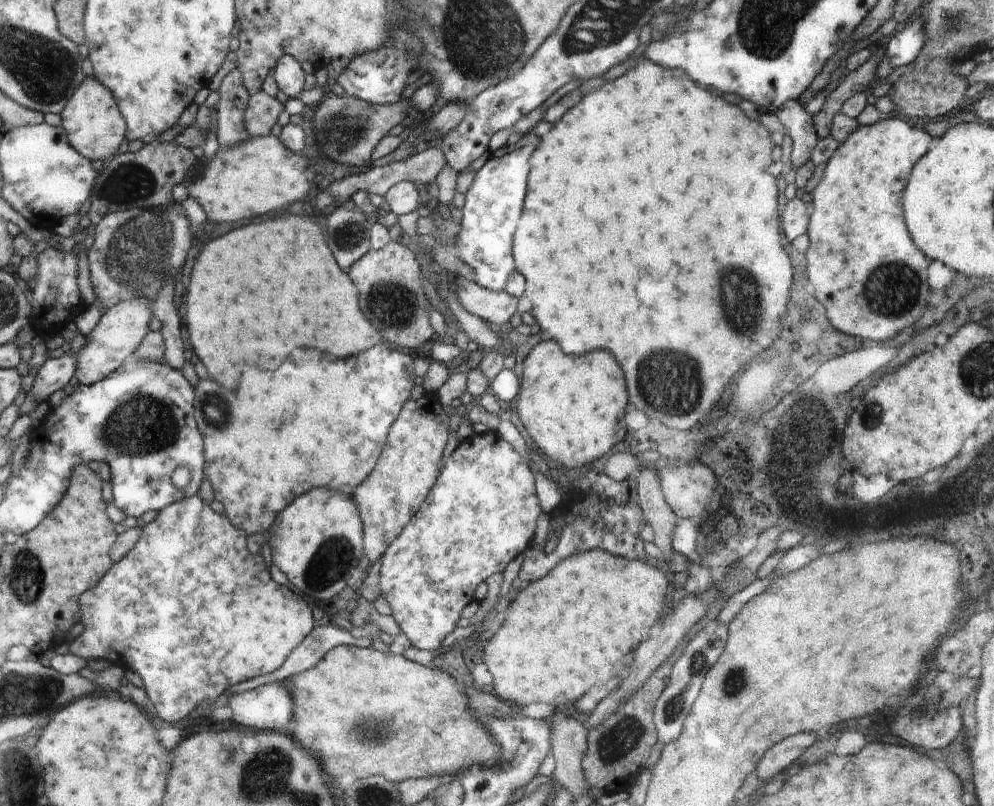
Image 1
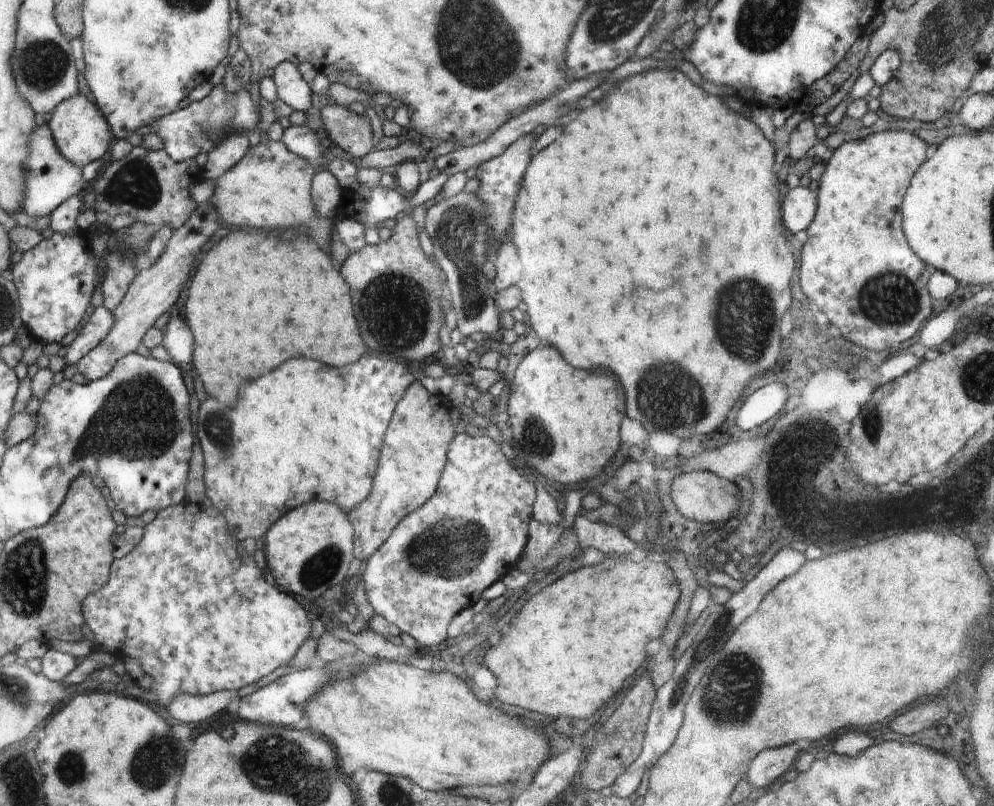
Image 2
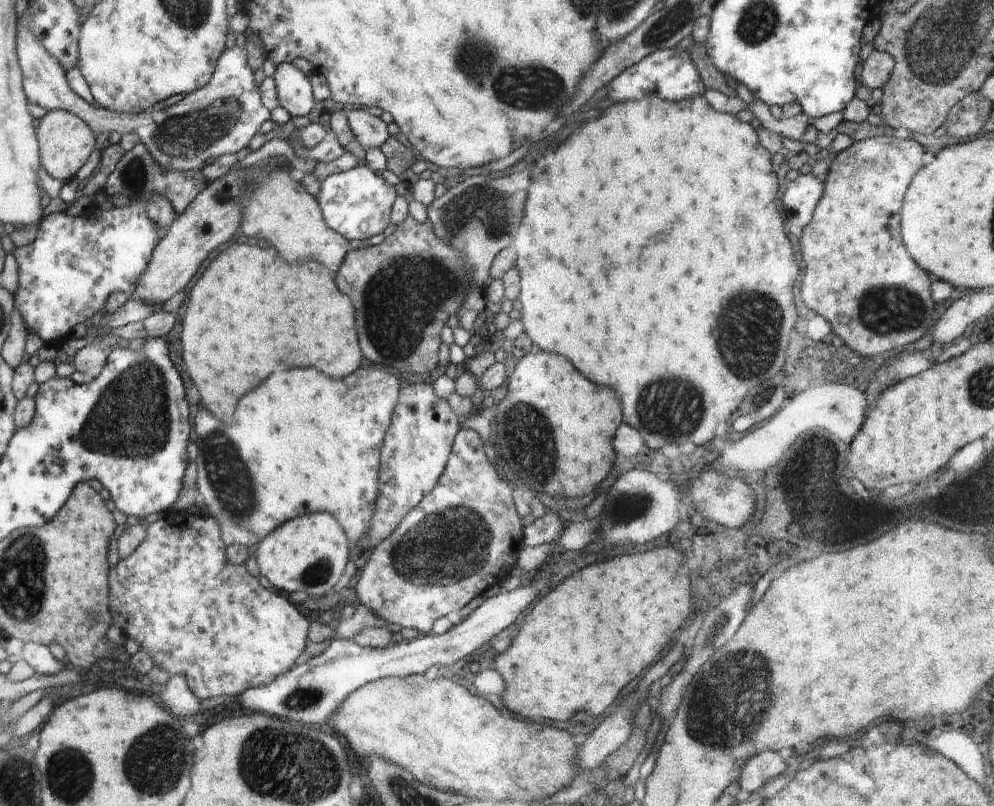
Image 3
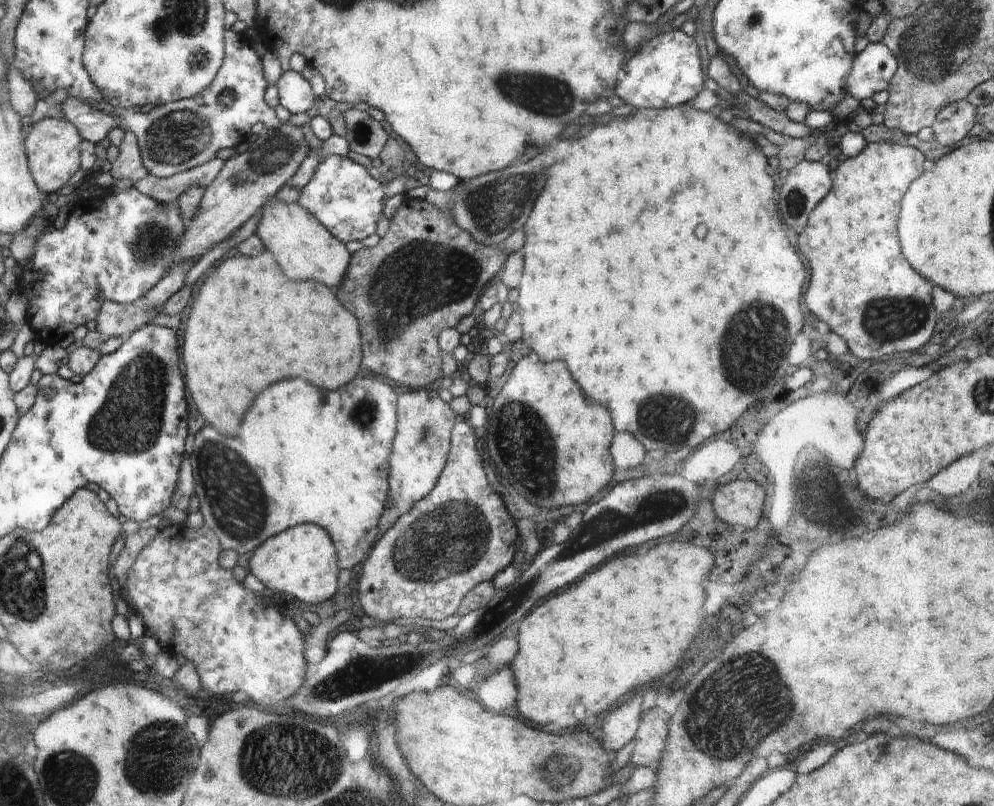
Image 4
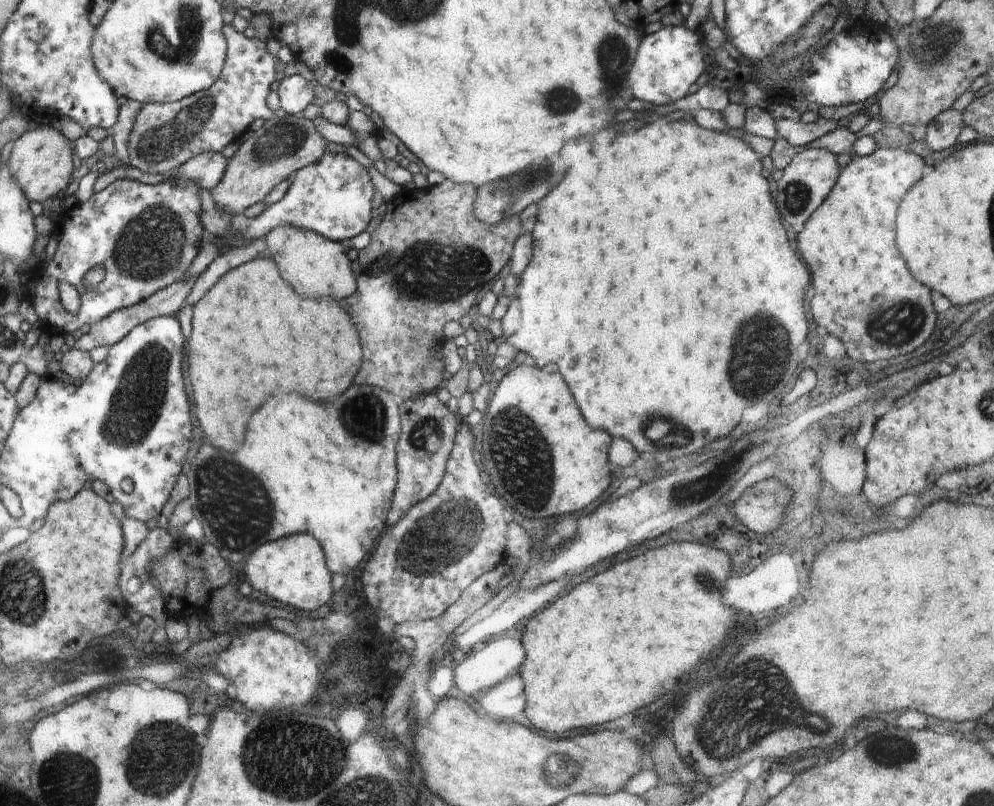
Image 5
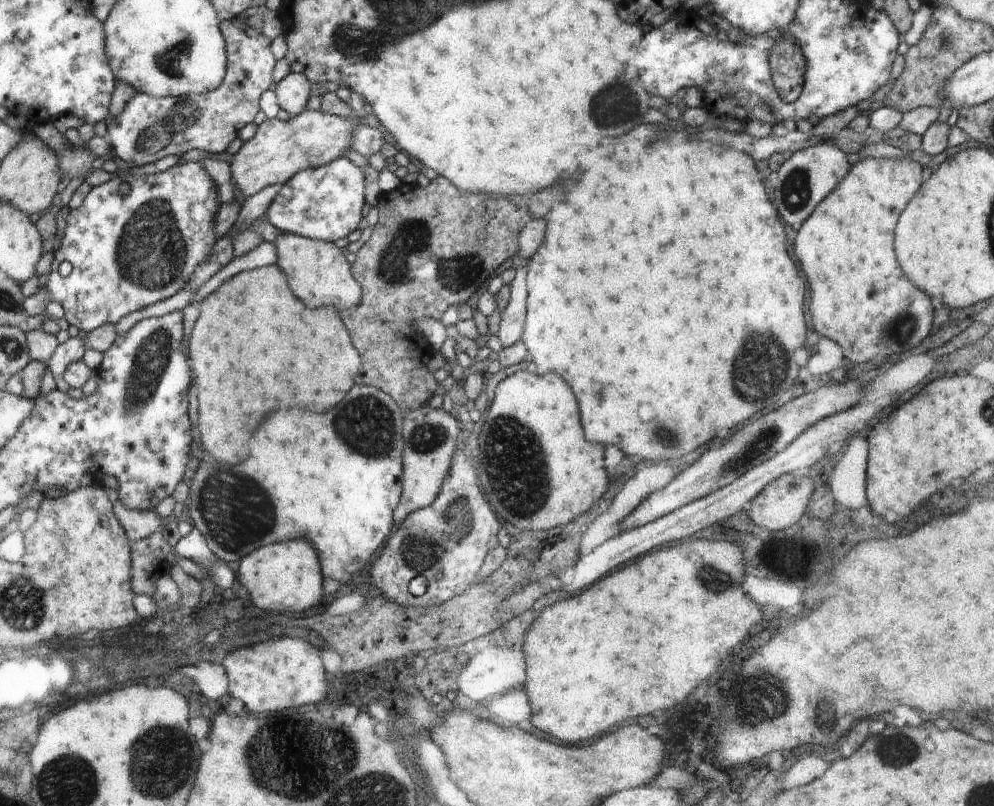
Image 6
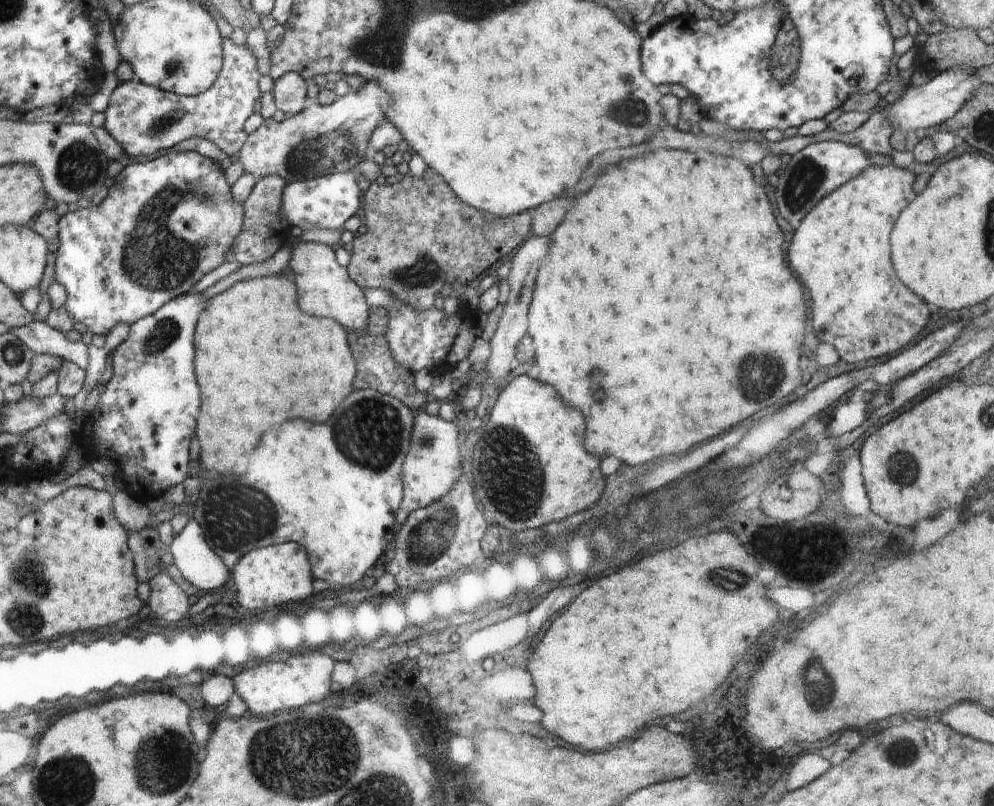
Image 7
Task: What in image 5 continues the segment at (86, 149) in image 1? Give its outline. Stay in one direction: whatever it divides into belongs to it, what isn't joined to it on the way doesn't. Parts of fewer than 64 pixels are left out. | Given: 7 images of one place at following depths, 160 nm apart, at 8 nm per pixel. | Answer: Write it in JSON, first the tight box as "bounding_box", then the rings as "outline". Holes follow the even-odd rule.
{"bounding_box":[7,123,72,202],"outline":[[[50,123],[32,125],[17,139],[7,164],[14,178],[25,189],[30,200],[44,202],[58,194],[68,186],[72,174],[72,148],[62,130],[57,130]]]}

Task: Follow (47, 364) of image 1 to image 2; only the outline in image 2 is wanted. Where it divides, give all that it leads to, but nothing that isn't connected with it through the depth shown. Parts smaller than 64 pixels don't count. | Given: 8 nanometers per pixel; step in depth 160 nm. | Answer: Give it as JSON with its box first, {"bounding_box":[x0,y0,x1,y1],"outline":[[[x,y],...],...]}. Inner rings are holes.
{"bounding_box":[66,306,114,365],"outline":[[[104,306],[94,308],[92,316],[83,326],[82,331],[74,339],[66,354],[66,365],[77,364],[82,356],[86,356],[94,346],[97,346],[106,336],[106,332],[112,328],[114,316],[107,312]]]}

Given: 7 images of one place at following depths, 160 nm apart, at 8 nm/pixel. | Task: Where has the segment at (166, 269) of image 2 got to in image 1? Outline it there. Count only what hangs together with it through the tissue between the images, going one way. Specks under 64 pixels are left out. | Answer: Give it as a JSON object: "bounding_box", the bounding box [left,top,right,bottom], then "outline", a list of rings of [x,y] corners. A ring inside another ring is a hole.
{"bounding_box":[74,299,153,385],"outline":[[[144,299],[122,301],[103,310],[101,318],[92,331],[85,336],[85,344],[77,353],[74,376],[80,385],[91,385],[112,375],[122,363],[140,346],[148,334],[148,324],[153,316],[153,302]]]}

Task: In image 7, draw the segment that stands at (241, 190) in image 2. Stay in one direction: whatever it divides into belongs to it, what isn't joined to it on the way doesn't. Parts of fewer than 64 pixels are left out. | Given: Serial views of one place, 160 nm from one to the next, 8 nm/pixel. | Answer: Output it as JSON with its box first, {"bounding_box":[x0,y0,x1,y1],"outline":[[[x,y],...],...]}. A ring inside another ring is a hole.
{"bounding_box":[288,240,371,332],"outline":[[[302,240],[292,243],[290,247],[288,273],[298,285],[298,300],[302,300],[302,308],[306,308],[310,316],[334,318],[346,328],[358,332],[366,331],[371,314],[370,306],[366,303],[364,292],[357,281],[348,276],[349,272],[346,272],[344,266],[336,262],[332,247]]]}

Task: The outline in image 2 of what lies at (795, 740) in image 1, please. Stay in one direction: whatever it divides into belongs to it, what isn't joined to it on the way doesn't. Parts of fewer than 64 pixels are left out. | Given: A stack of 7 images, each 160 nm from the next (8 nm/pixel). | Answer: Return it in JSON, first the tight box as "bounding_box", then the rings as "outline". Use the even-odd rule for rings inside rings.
{"bounding_box":[748,744,798,786],"outline":[[[798,744],[774,748],[774,750],[764,750],[760,752],[748,770],[748,782],[754,786],[770,786],[778,776],[792,768],[798,756]]]}

